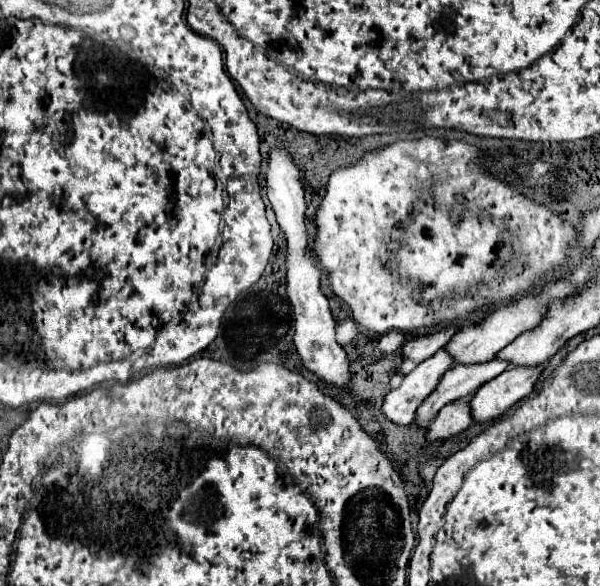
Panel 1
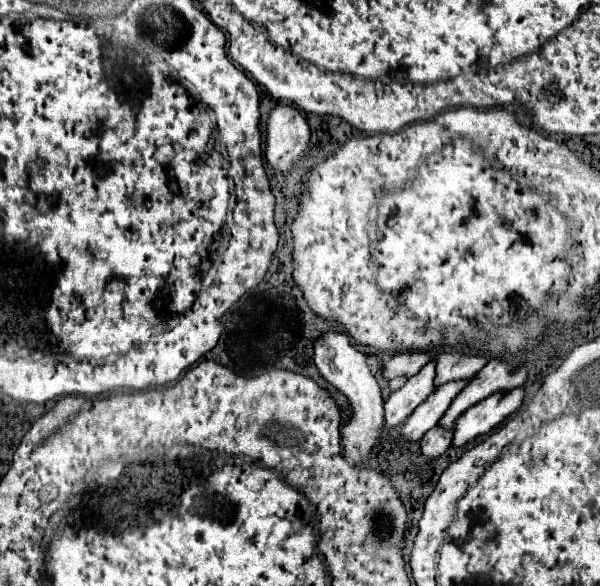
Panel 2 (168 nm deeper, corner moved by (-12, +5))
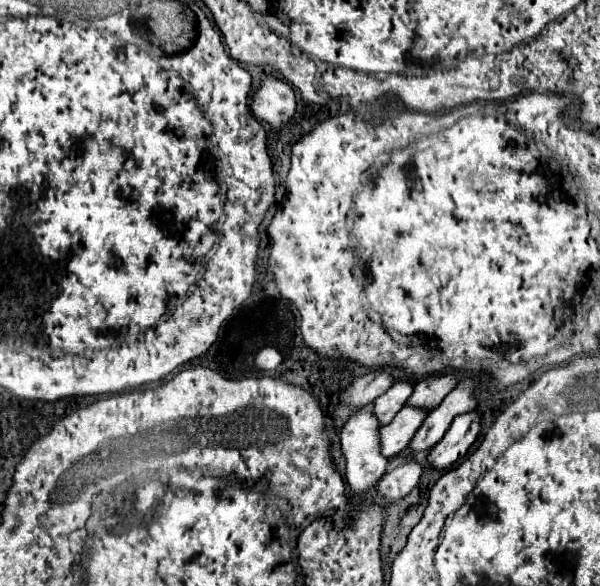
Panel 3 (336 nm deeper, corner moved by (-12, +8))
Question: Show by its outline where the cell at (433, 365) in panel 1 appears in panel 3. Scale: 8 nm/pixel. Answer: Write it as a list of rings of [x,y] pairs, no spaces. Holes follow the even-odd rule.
[[[412,380],[396,382],[386,394],[382,394],[380,398],[376,398],[372,402],[372,412],[374,412],[380,426],[386,426],[388,422],[392,422],[392,418],[404,406],[404,402],[412,394],[412,390],[414,390]]]

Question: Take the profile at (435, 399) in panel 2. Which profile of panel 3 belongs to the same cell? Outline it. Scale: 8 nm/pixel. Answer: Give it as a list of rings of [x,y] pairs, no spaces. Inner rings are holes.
[[[404,406],[390,424],[382,426],[380,428],[380,448],[382,448],[382,454],[386,458],[390,456],[396,456],[398,452],[402,452],[412,436],[416,434],[416,430],[420,428],[422,420],[428,416],[428,412],[424,410],[416,410],[412,406]]]

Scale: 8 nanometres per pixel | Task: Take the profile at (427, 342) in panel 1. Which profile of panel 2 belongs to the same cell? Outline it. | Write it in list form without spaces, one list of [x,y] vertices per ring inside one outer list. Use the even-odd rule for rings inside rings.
[[[396,353],[386,365],[384,365],[384,377],[392,379],[398,375],[408,375],[412,377],[414,373],[418,373],[422,369],[422,365],[426,365],[428,361],[432,361],[434,355],[432,353]]]

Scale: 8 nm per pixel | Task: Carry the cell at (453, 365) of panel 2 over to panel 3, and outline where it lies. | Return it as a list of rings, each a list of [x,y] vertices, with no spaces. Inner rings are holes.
[[[440,374],[440,376],[422,378],[414,384],[414,392],[406,400],[406,406],[434,410],[456,384],[458,384],[456,374]]]

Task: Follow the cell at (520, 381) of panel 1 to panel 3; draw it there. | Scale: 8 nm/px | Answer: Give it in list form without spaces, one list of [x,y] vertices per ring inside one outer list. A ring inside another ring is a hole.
[[[468,412],[462,416],[456,416],[444,438],[428,450],[426,462],[434,470],[448,470],[454,462],[466,456],[468,448],[474,444],[476,436],[480,432],[480,414]]]

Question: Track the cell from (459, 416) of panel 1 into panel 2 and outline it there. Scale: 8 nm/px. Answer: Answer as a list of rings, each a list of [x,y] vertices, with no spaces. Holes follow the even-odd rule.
[[[440,425],[430,429],[426,433],[426,437],[420,441],[422,457],[418,459],[418,463],[424,463],[424,461],[440,457],[452,445],[452,437],[454,437],[454,429],[444,429]]]

